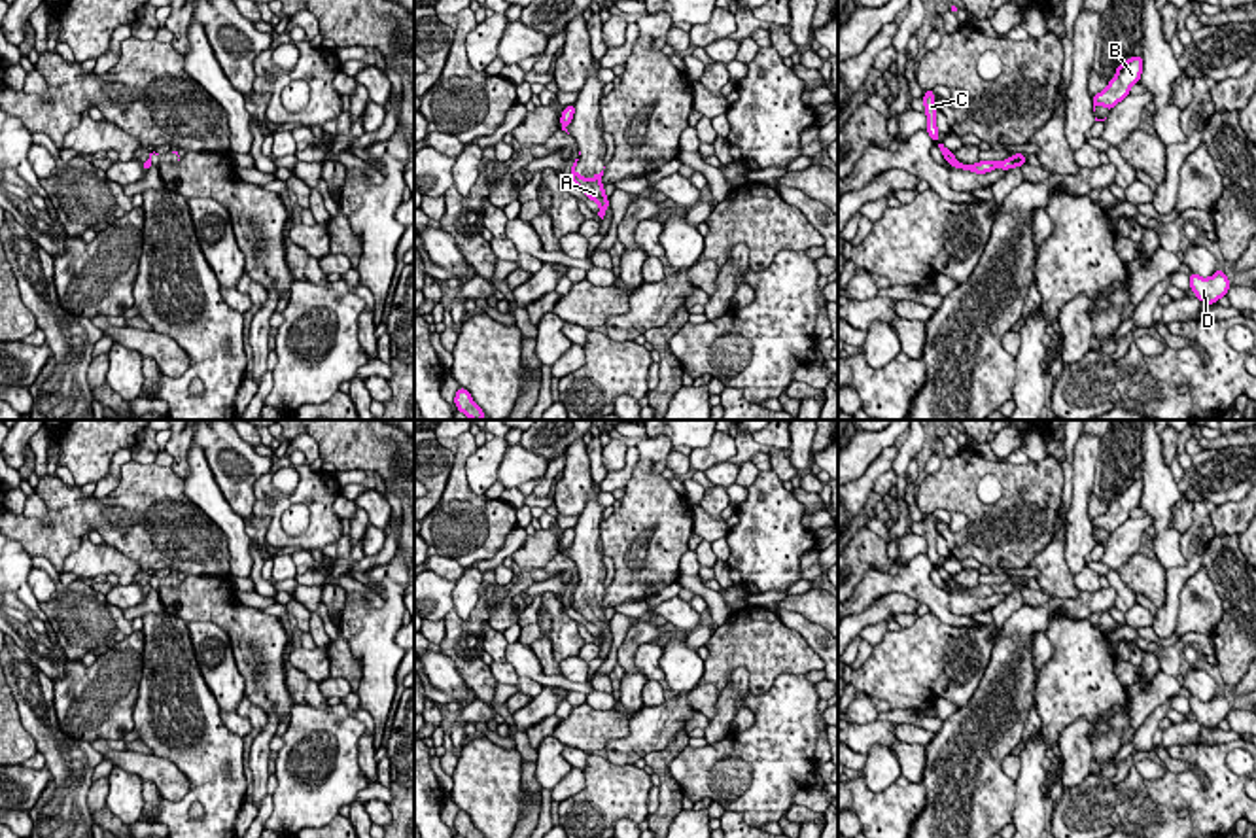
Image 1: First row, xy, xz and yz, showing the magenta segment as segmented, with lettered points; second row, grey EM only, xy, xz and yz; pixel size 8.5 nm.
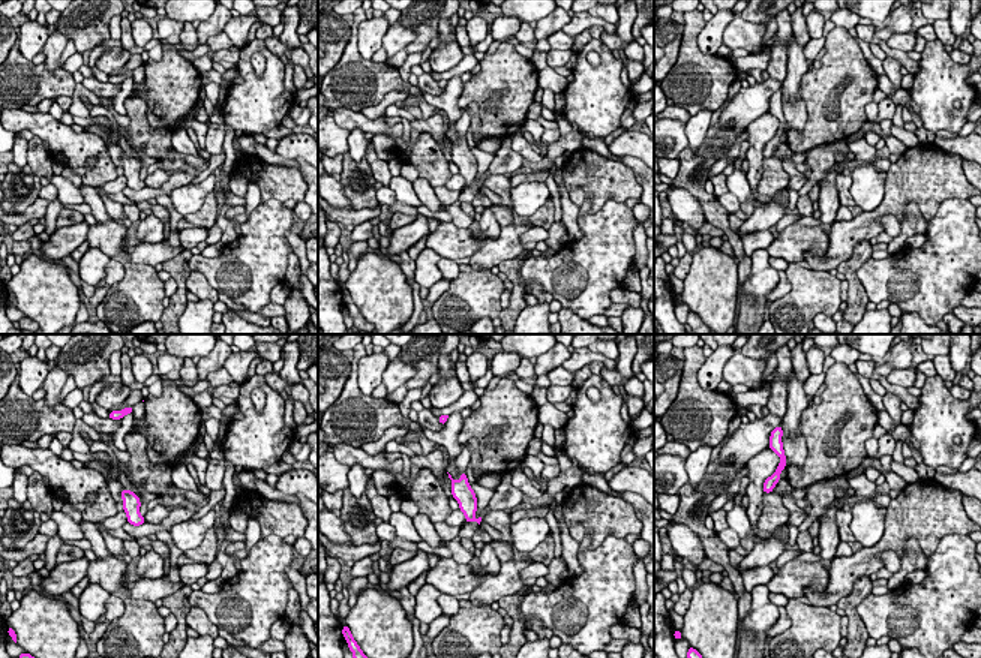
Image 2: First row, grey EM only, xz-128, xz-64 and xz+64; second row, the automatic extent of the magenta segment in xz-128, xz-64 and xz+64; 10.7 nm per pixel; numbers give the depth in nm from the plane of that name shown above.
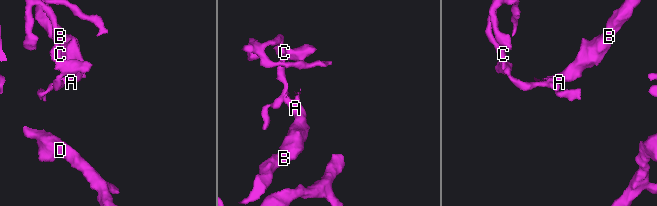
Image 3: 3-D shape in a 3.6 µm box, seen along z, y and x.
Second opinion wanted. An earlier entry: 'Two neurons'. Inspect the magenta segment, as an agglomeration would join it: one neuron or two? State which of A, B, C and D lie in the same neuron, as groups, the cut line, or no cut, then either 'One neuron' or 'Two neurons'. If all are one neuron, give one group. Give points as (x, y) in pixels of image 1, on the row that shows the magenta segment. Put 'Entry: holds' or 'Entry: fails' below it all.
Groups: A B D / C. Split along yz (1011, 159), (1024, 161). Two neurons
Entry: holds

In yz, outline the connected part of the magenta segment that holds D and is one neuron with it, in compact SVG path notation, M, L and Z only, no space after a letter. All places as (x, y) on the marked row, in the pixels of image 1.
M1218 269L1212 276L1201 278L1195 272L1190 272L1190 289L1201 303L1214 305L1220 297L1228 295L1230 280L1222 269Z

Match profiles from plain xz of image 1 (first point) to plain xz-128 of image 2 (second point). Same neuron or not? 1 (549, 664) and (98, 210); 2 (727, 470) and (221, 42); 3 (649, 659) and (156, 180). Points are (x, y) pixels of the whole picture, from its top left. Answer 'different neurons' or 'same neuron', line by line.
1: same neuron
2: same neuron
3: same neuron

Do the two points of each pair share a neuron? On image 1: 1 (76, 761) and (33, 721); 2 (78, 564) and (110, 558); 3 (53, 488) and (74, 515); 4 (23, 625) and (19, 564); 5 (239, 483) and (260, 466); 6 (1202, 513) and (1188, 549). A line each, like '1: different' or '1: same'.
1: same
2: same
3: same
4: same
5: same
6: same

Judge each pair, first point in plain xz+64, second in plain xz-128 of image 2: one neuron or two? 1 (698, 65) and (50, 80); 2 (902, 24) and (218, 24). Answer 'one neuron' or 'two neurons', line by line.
1: one neuron
2: one neuron

